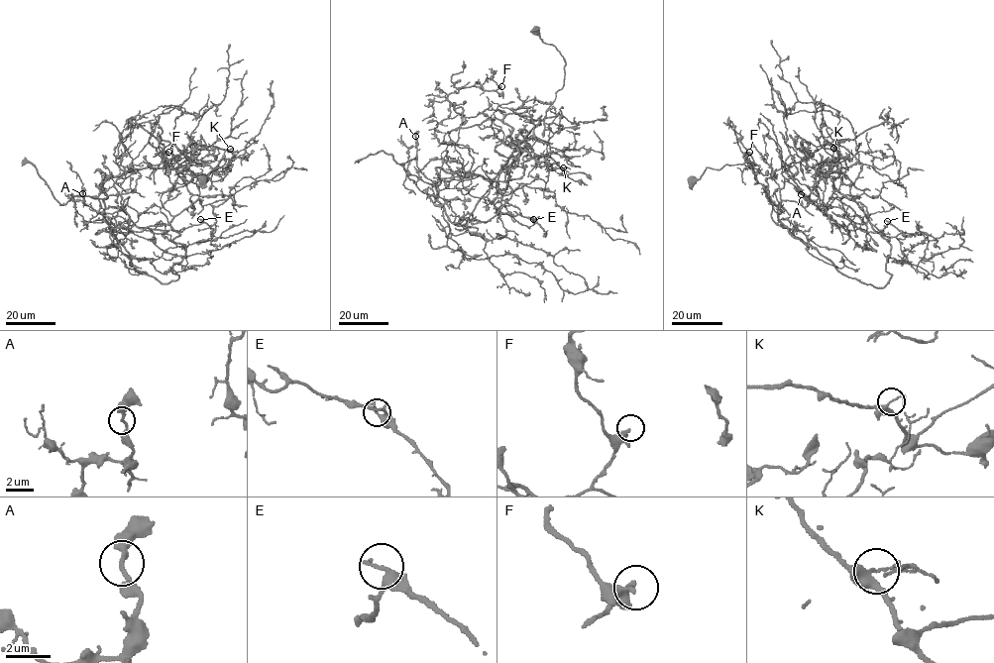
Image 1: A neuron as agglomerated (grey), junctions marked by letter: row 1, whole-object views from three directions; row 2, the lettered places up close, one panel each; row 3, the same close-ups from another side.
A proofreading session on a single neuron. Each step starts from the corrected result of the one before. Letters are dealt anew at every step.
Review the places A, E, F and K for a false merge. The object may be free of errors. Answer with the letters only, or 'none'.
K

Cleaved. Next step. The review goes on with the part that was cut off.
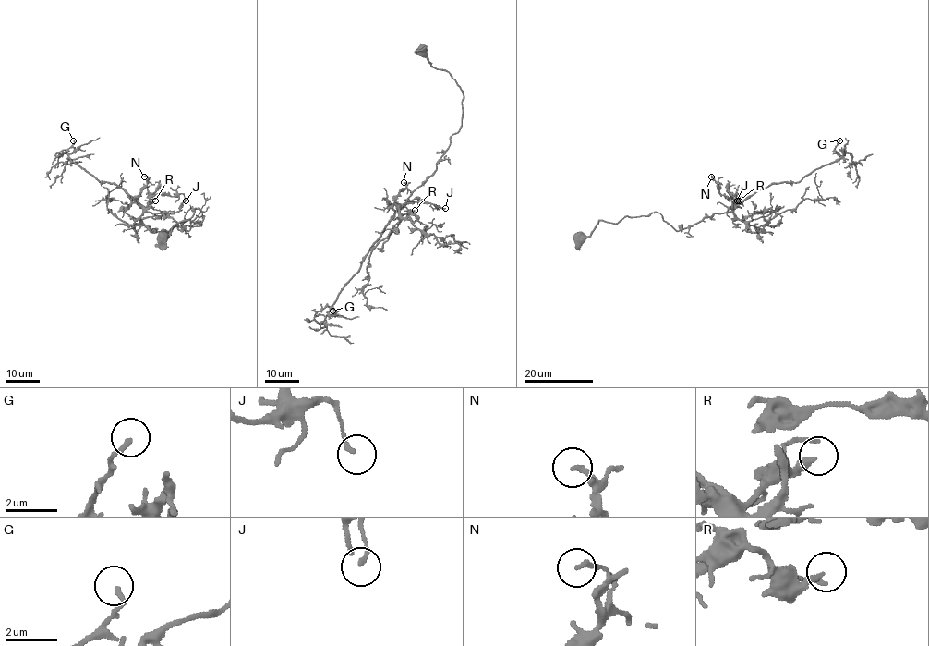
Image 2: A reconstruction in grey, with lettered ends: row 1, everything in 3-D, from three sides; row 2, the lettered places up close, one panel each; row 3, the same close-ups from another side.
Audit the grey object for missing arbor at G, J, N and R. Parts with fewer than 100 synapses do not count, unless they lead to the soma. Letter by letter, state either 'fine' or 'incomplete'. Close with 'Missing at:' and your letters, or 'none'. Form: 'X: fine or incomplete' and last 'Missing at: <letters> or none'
G: fine
J: fine
N: fine
R: fine
Missing at: none

